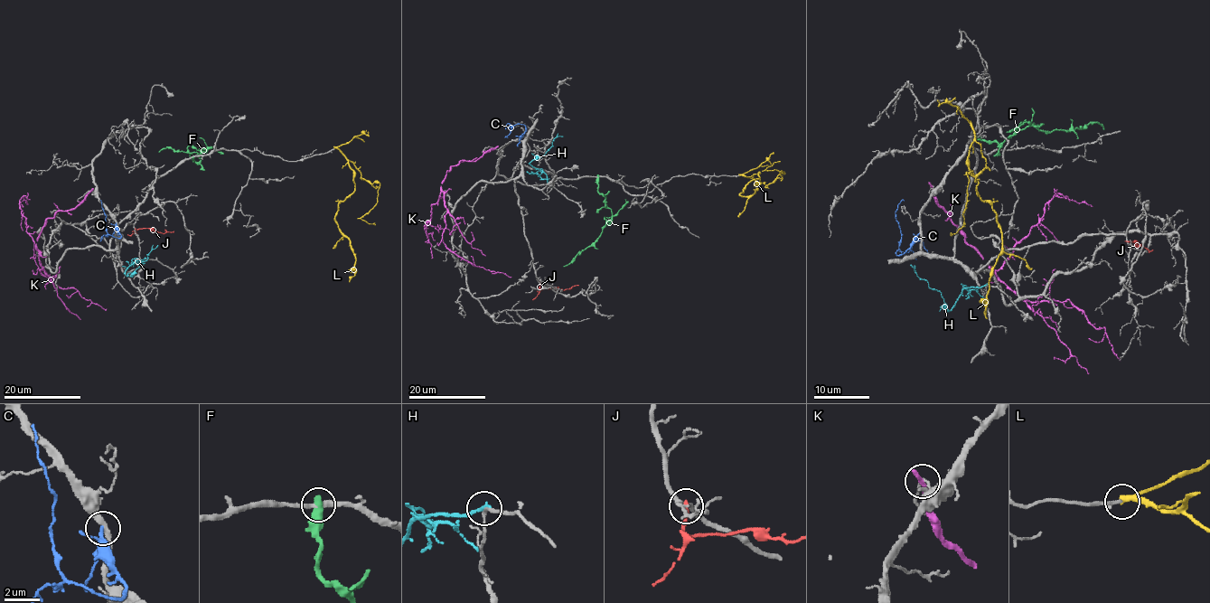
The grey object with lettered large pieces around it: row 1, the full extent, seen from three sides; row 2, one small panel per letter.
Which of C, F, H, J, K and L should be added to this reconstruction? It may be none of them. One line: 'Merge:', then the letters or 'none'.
Merge: none

